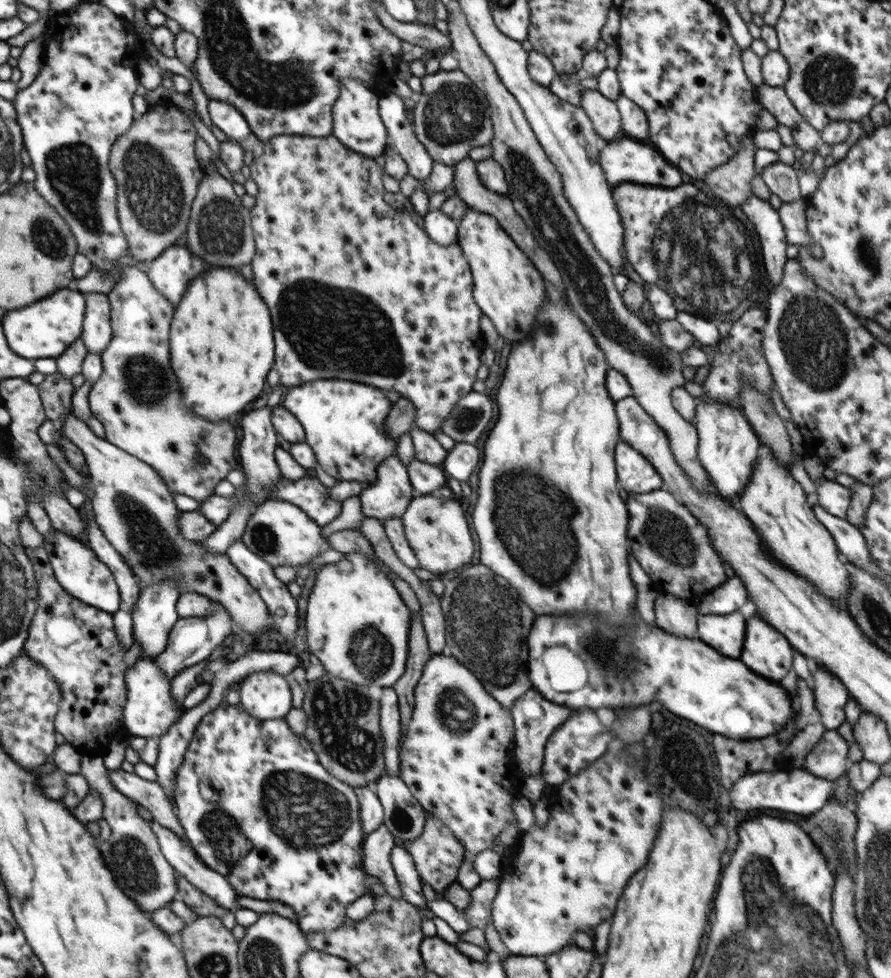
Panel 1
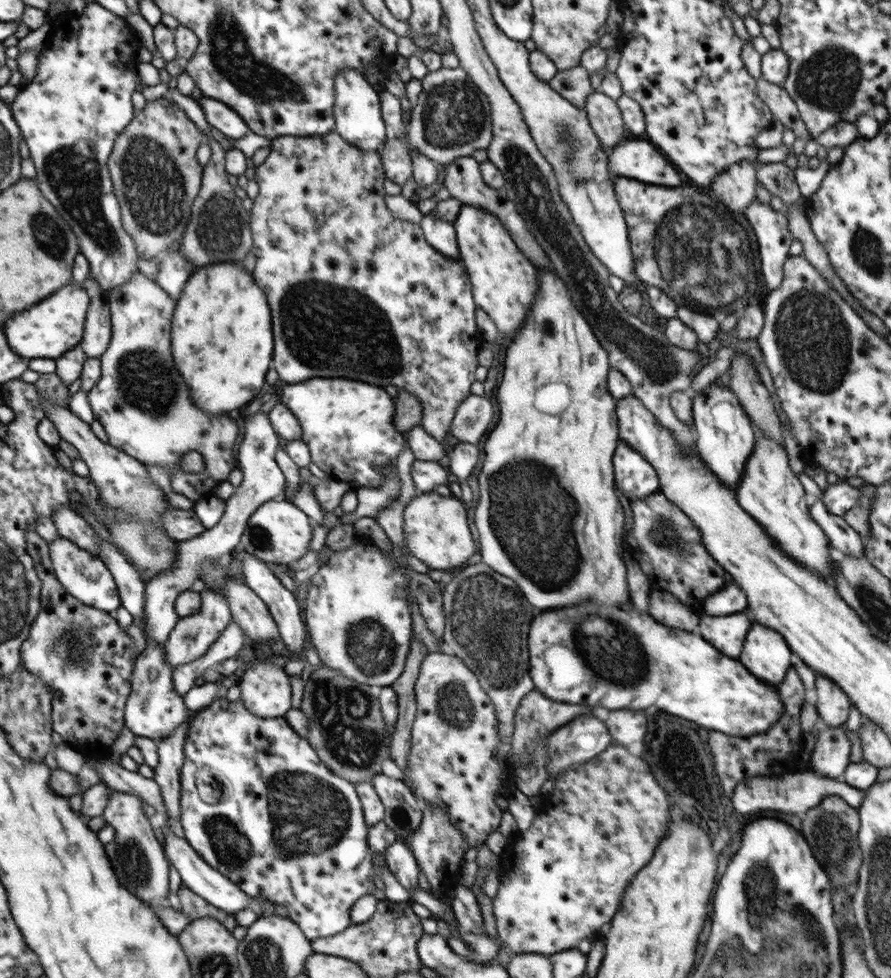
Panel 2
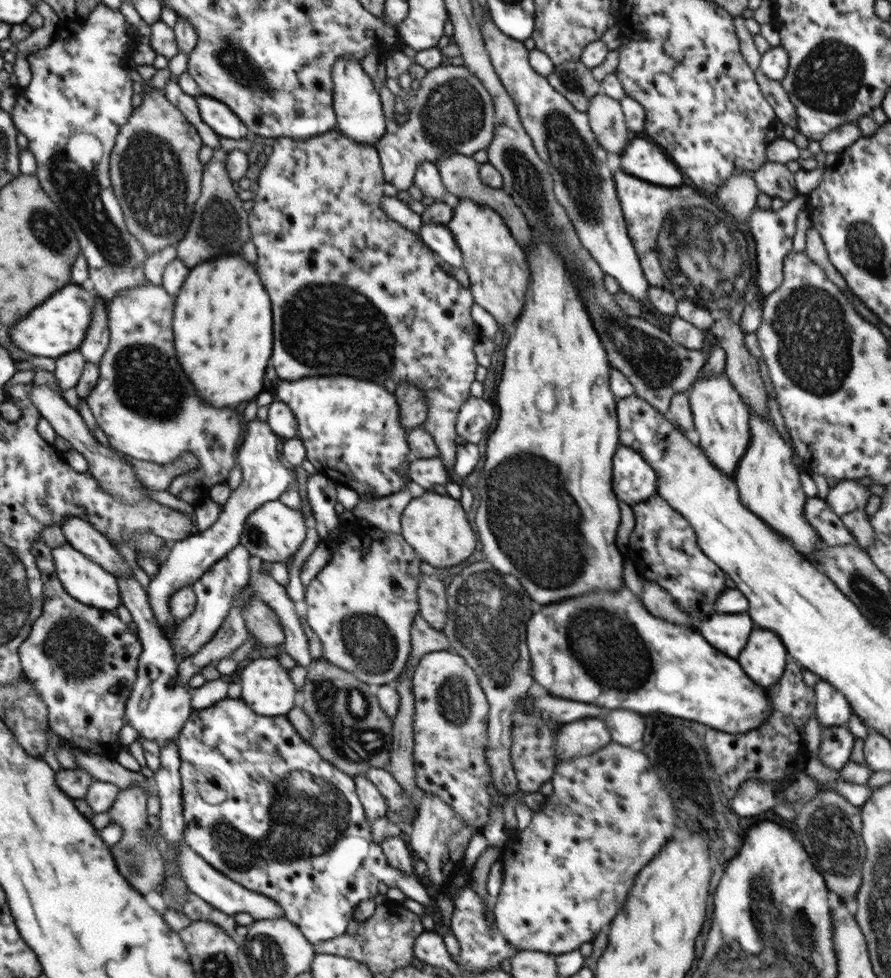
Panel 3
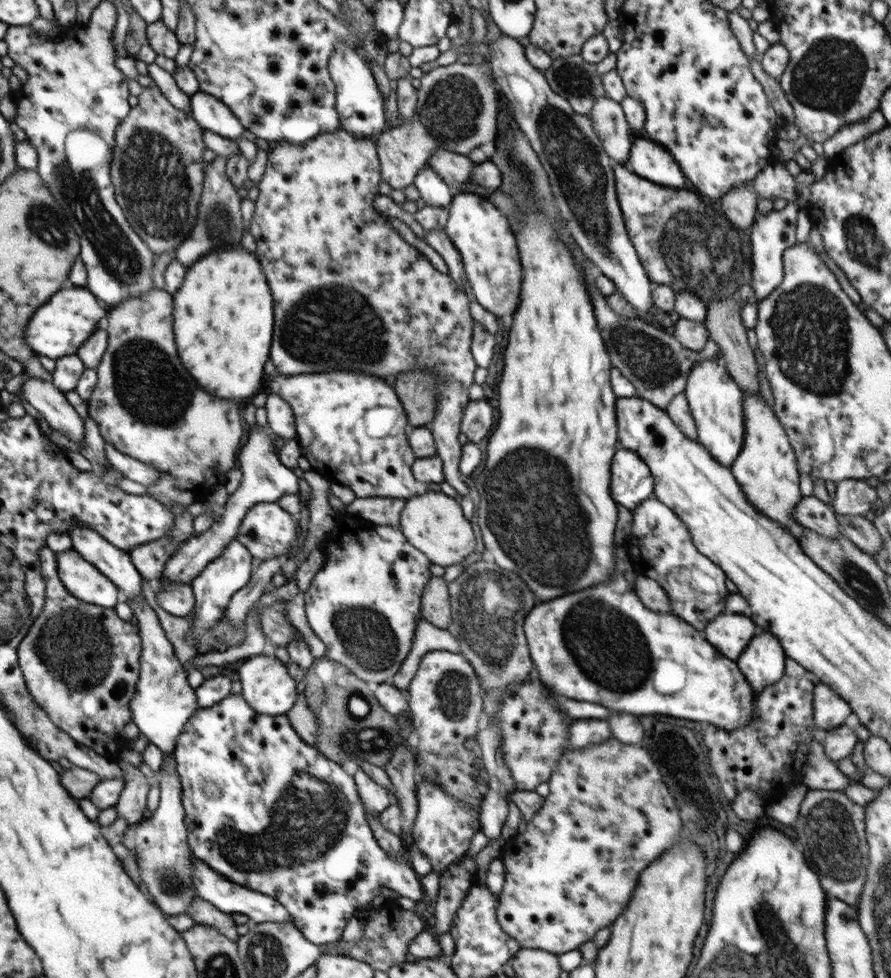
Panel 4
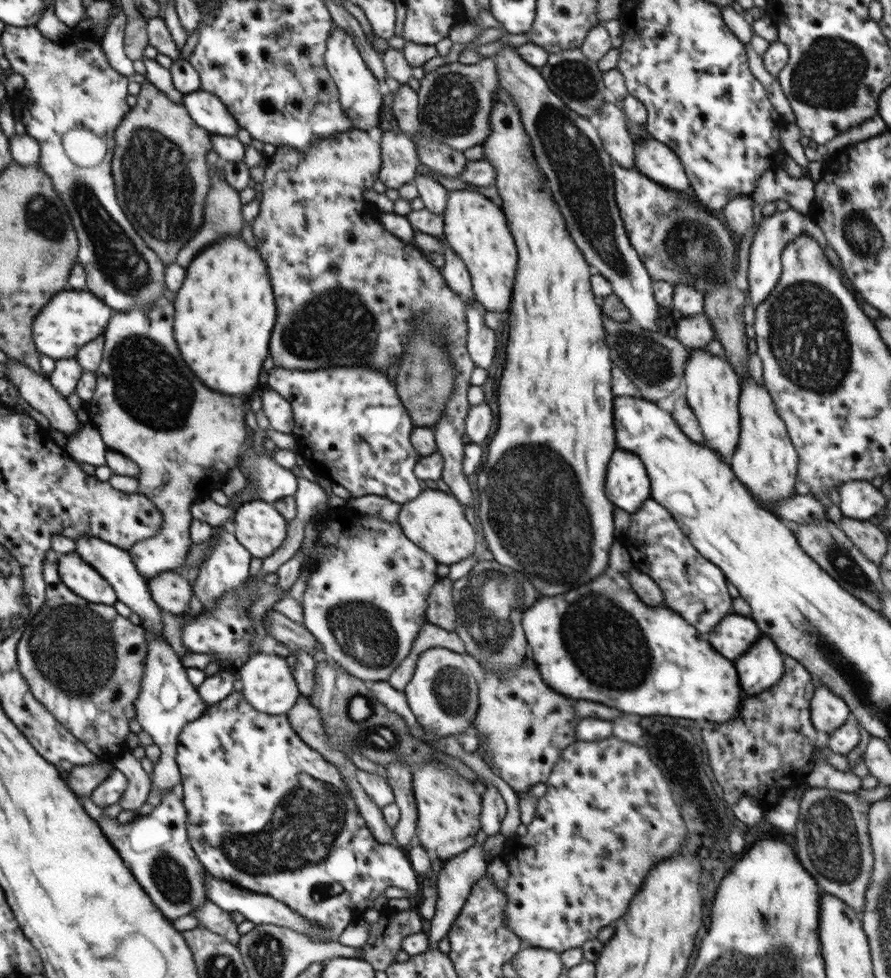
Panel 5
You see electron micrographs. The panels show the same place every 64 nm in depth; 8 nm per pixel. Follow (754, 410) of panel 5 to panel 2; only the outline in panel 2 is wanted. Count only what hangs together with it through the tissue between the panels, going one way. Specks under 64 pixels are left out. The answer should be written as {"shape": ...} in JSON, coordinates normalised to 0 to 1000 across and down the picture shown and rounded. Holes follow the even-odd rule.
{"shape":[[[845,435],[845,442],[848,455],[836,473],[833,492],[827,499],[831,518],[859,540],[873,559],[882,563],[882,567],[896,574],[900,580],[909,582],[914,588],[923,590],[925,594],[938,597],[938,577],[932,569],[929,550],[909,528],[905,504],[896,486],[887,479],[884,462],[871,450],[860,447],[851,436]]]}

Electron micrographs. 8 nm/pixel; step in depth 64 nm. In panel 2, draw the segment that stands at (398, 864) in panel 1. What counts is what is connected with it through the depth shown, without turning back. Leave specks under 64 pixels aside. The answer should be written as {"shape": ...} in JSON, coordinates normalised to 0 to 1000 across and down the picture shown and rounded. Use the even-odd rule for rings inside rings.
{"shape":[[[447,858],[440,864],[435,864],[433,866],[432,881],[435,883],[441,896],[457,909],[460,921],[462,921],[461,912],[464,912],[464,907],[470,904],[470,885],[457,861]]]}

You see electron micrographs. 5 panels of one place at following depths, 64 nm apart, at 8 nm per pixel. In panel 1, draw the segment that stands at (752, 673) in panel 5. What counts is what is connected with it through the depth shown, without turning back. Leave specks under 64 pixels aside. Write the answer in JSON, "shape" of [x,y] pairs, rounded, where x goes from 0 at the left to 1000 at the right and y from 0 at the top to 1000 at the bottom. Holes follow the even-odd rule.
{"shape":[[[848,626],[842,634],[837,634],[837,640],[829,674],[852,691],[875,697],[889,683],[890,661]]]}

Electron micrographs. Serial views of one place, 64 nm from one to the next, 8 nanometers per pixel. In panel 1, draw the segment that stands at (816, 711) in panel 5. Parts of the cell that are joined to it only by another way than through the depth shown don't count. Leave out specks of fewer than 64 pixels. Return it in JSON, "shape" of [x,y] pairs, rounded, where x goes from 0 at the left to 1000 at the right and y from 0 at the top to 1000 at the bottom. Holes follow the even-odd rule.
{"shape":[[[911,681],[914,691],[915,723],[919,728],[919,737],[927,745],[938,745],[949,737],[947,722],[954,712],[949,701],[941,696],[927,683]]]}

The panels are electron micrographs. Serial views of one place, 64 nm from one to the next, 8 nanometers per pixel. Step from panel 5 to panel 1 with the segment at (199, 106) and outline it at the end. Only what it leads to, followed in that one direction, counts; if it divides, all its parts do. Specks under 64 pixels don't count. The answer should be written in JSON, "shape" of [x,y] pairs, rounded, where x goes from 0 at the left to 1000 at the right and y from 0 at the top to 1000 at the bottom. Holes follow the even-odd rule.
{"shape":[[[235,101],[232,109],[239,128],[251,134],[251,137],[258,141],[263,141],[265,145],[284,139],[276,121],[266,109],[242,101]]]}

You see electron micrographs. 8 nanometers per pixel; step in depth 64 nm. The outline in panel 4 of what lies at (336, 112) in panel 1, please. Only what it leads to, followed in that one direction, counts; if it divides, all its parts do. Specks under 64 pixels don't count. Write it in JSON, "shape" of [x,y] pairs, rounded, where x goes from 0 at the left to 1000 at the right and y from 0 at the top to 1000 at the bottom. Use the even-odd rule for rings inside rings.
{"shape":[[[377,44],[377,48],[370,55],[367,70],[376,86],[377,113],[384,126],[382,131],[400,140],[416,140],[420,135],[431,135],[432,102],[405,53],[397,49],[397,46]]]}

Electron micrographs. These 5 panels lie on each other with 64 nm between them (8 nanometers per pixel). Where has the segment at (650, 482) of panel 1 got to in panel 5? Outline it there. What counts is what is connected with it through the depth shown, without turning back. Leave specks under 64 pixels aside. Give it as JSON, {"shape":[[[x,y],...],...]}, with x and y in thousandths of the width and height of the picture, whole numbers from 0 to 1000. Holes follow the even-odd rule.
{"shape":[[[691,459],[687,463],[680,483],[680,509],[690,518],[698,519],[703,524],[710,525],[721,517],[721,514],[731,509],[731,494],[722,473],[712,463],[698,459]]]}

